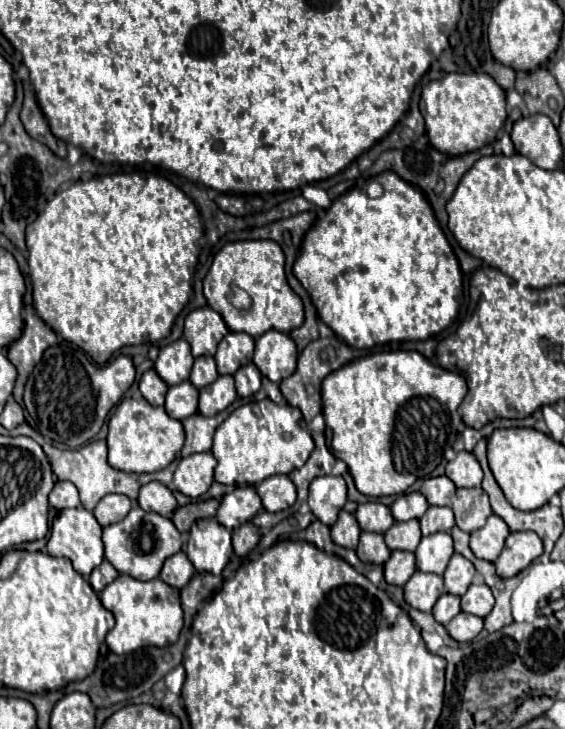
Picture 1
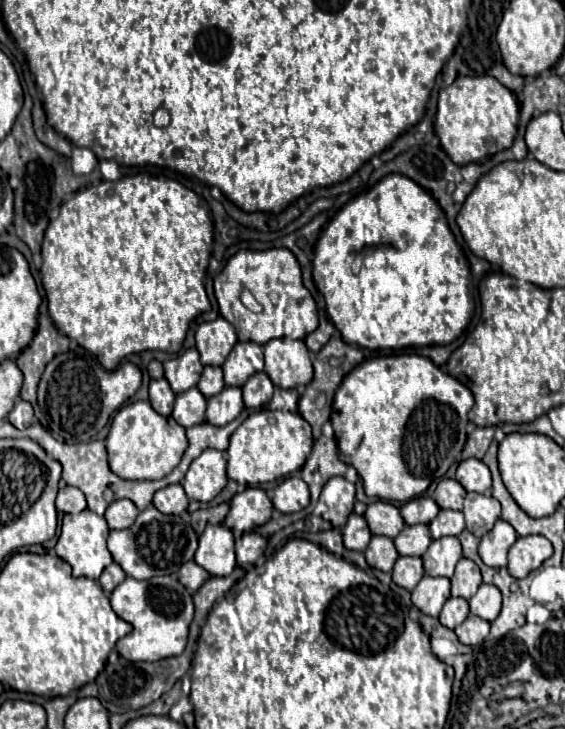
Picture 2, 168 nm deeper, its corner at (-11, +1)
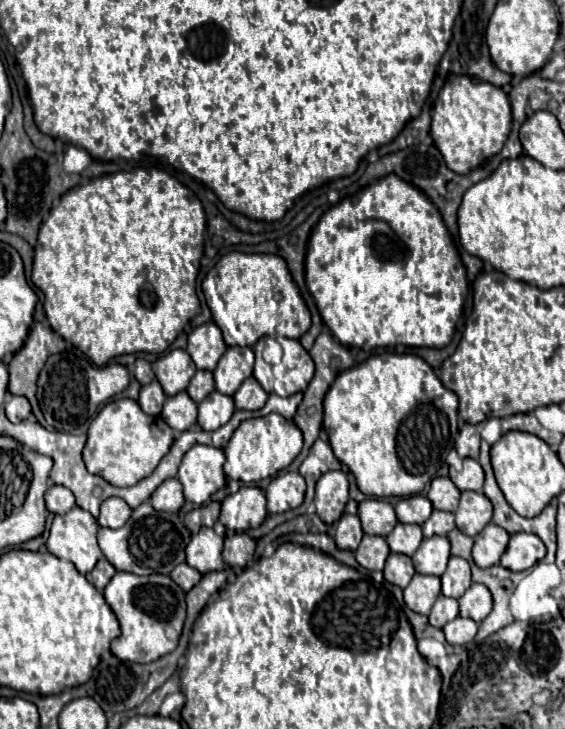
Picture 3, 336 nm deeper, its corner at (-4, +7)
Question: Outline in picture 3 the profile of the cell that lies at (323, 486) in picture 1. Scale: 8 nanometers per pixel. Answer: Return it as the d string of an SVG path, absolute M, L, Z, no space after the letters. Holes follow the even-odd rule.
M344 471L336 473L324 473L320 481L316 483L316 515L326 523L332 525L340 519L344 513L344 507L348 503L348 479Z

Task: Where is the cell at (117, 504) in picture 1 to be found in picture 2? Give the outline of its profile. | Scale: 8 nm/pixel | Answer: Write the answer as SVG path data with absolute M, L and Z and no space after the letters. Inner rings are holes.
M117 499L107 507L105 521L107 521L109 529L127 529L135 523L137 515L139 515L139 511L137 511L135 503L131 503L129 499Z

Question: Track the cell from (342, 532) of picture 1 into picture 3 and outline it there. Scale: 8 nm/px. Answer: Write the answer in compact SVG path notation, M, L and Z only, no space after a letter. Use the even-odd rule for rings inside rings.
M344 513L340 519L338 519L338 525L336 525L336 545L338 549L348 549L348 551L356 551L360 541L362 541L362 527L360 527L360 519L358 515L348 515Z

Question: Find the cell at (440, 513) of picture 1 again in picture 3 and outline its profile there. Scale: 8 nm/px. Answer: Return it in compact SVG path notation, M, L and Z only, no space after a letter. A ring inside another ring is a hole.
M434 509L430 519L422 525L422 531L424 531L424 537L432 537L432 535L448 535L454 527L456 527L454 513Z

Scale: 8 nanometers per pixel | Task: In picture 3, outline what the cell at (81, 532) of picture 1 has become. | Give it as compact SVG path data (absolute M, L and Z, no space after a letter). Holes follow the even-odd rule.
M76 505L68 513L54 517L46 547L52 555L74 563L74 567L86 575L102 557L96 533L98 521Z

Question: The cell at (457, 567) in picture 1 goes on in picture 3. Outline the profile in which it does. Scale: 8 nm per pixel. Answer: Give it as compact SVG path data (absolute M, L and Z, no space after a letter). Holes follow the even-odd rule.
M450 557L448 569L442 575L442 593L446 597L462 597L464 591L472 585L470 579L470 565L462 557Z

